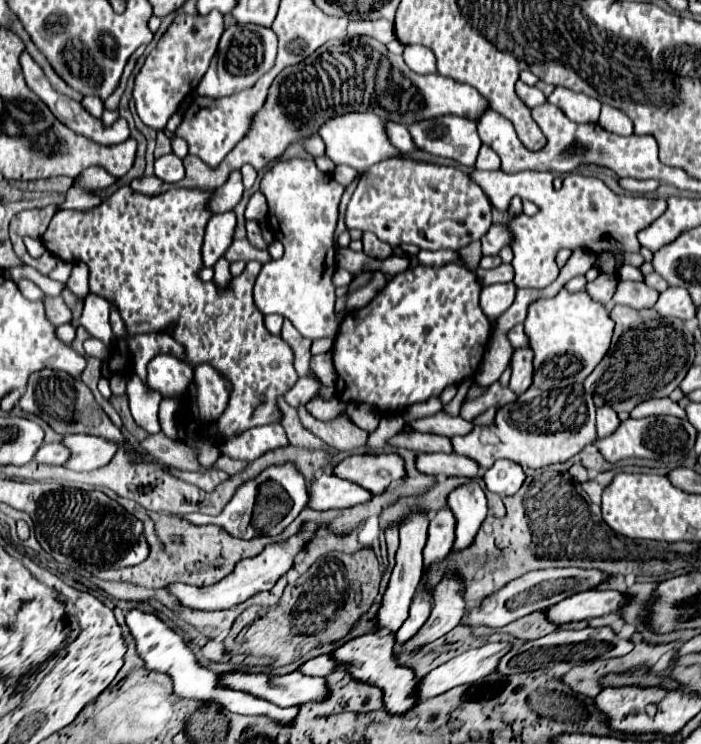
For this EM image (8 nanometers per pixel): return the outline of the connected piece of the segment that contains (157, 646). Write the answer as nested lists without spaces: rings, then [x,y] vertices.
[[[132,609],[126,613],[126,625],[130,627],[134,639],[136,639],[136,651],[138,655],[146,661],[146,667],[152,671],[160,671],[160,673],[168,673],[174,681],[174,695],[182,697],[182,699],[194,699],[198,703],[218,703],[224,709],[232,711],[232,713],[242,713],[242,715],[264,715],[268,719],[278,721],[280,725],[290,725],[300,707],[288,707],[282,709],[270,701],[264,701],[260,697],[254,697],[246,691],[238,691],[238,689],[230,689],[226,685],[220,685],[220,677],[214,675],[210,669],[202,667],[196,663],[196,657],[192,653],[192,649],[184,643],[184,639],[174,633],[168,625],[164,625],[156,615],[152,613],[144,613],[140,609]]]

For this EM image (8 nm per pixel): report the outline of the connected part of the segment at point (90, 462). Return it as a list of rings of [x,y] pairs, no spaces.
[[[70,435],[62,439],[62,445],[70,451],[64,467],[72,471],[92,471],[104,467],[116,453],[116,445],[112,441],[94,435]]]

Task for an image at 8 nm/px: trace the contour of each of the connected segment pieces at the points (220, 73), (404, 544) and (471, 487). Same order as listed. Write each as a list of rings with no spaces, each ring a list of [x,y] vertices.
[[[232,25],[222,33],[216,57],[202,77],[200,85],[196,87],[198,95],[206,97],[226,97],[236,91],[242,91],[254,81],[258,81],[266,71],[272,69],[274,57],[276,57],[276,45],[278,37],[272,29],[262,27],[262,25]]]
[[[414,515],[400,525],[400,549],[396,553],[396,567],[392,569],[390,585],[384,593],[382,609],[378,611],[380,627],[386,627],[390,631],[396,631],[402,625],[402,621],[408,617],[410,601],[412,601],[412,597],[416,593],[416,587],[420,583],[420,577],[422,577],[422,549],[424,549],[424,543],[426,543],[428,521],[430,521],[428,515]]]
[[[470,481],[448,495],[448,507],[456,519],[452,553],[458,553],[474,543],[476,533],[488,515],[486,495],[476,481]]]

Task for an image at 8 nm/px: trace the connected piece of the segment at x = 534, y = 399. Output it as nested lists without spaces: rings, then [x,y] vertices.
[[[580,383],[542,391],[530,387],[510,405],[496,413],[496,427],[476,427],[464,437],[452,437],[454,453],[474,459],[482,469],[490,469],[498,459],[510,459],[522,467],[540,469],[552,463],[562,463],[580,453],[584,445],[596,441],[594,401]]]

